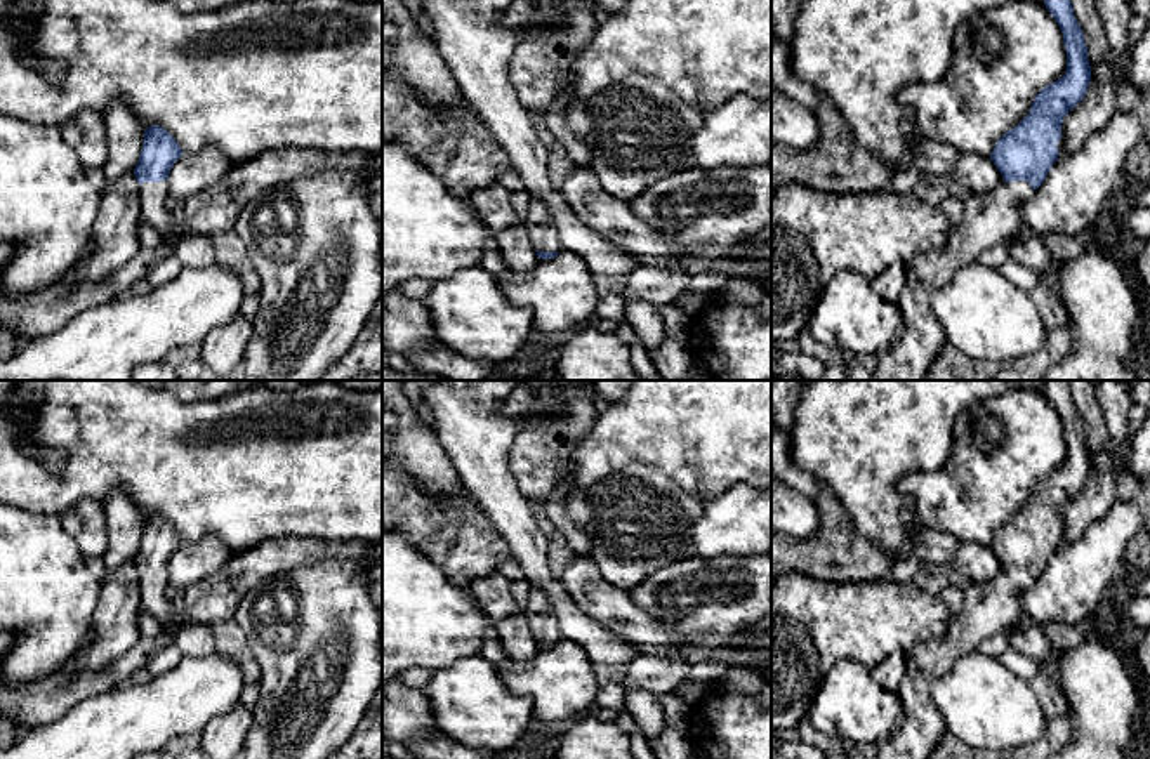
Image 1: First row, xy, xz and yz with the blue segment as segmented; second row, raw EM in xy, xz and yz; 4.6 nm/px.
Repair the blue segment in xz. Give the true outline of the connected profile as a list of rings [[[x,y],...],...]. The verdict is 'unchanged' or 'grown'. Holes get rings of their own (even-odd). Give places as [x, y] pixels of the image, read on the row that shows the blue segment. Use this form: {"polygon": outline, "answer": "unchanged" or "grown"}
{"polygon": [[[537,198],[530,201],[523,228],[528,231],[539,259],[554,259],[558,255],[561,243],[558,240],[554,219]]], "answer": "grown"}

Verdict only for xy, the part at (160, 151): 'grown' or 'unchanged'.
grown

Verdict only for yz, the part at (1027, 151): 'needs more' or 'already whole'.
needs more

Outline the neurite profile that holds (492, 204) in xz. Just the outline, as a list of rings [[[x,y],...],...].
[[[500,184],[473,191],[467,201],[495,234],[523,224],[511,205],[511,191]]]

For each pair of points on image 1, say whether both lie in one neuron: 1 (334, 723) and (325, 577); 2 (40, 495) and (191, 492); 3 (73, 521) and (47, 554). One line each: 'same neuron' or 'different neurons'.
1: same neuron
2: same neuron
3: different neurons

